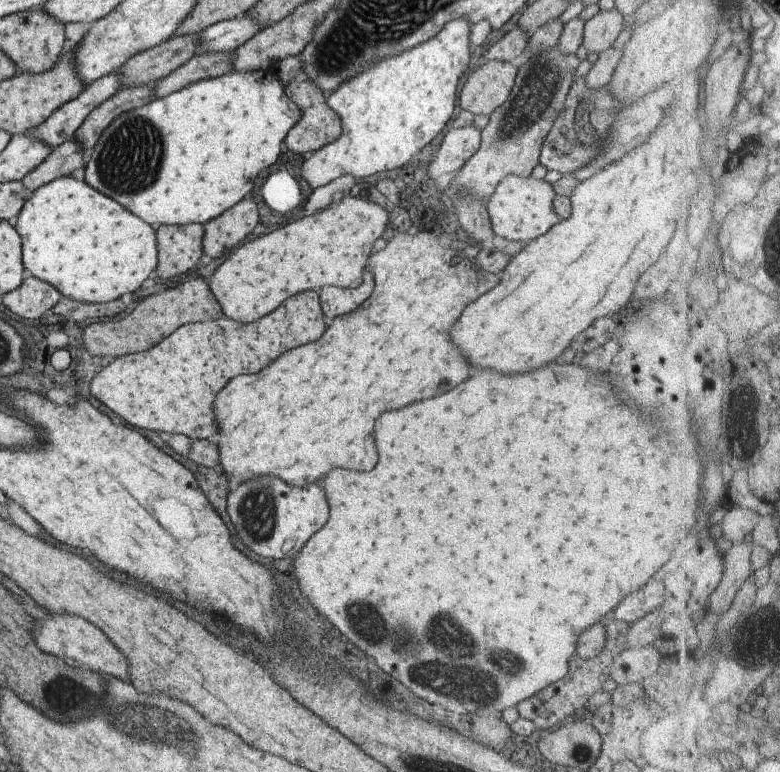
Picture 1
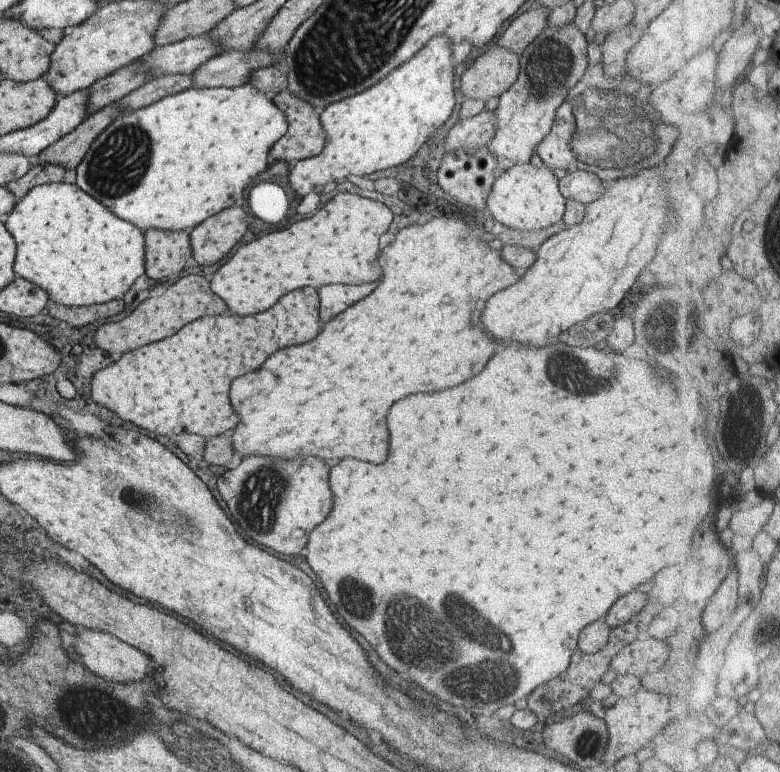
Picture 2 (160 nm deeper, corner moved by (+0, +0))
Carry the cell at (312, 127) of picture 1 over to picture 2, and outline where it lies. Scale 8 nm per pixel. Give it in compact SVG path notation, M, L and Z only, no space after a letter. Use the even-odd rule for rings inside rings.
M286 90L273 94L270 101L286 118L284 135L268 150L271 165L281 164L281 160L283 160L283 166L285 166L291 160L300 161L319 154L324 145L324 132L318 119L318 111L299 98L295 98L295 95L289 94Z

